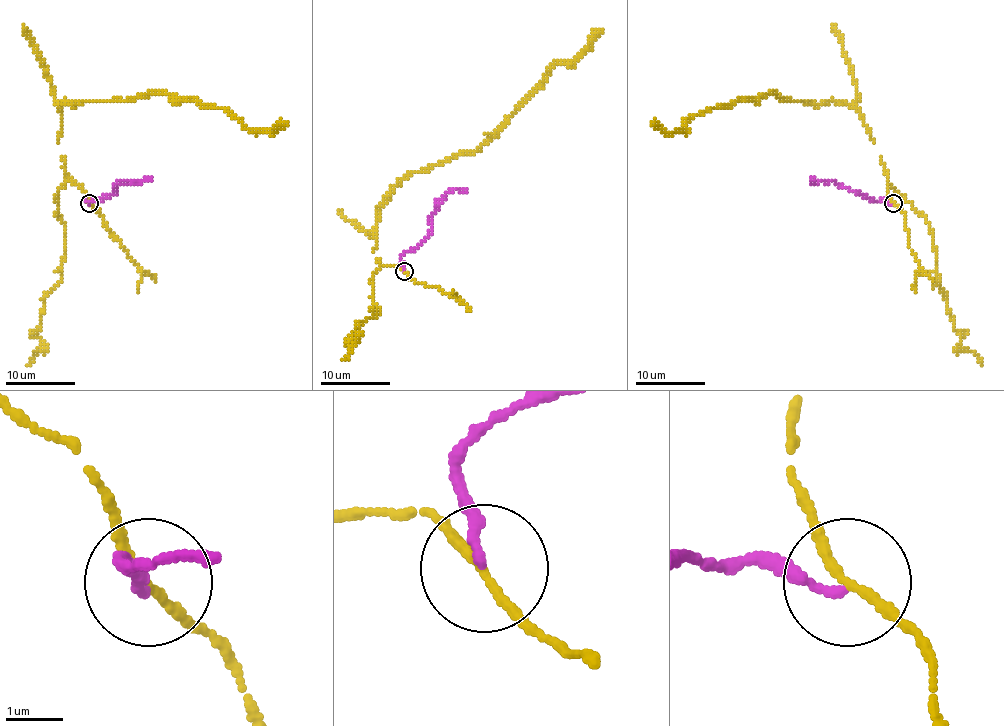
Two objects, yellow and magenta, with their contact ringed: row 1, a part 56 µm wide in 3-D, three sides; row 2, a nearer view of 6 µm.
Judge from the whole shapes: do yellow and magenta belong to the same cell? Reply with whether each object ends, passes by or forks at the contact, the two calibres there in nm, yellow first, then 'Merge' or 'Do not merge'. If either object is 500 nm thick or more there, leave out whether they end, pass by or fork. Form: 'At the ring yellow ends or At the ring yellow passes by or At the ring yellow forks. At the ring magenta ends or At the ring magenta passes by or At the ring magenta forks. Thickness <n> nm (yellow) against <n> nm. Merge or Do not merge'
At the ring yellow passes by. At the ring magenta ends. Thickness 150 nm (yellow) against 150 nm. Do not merge

